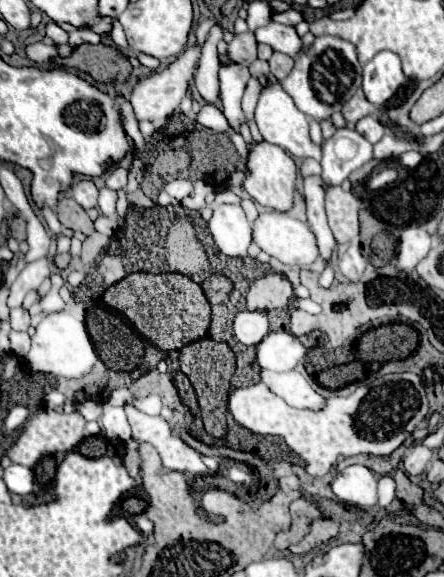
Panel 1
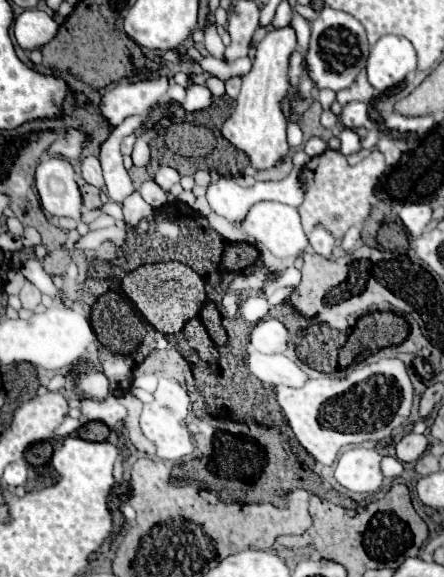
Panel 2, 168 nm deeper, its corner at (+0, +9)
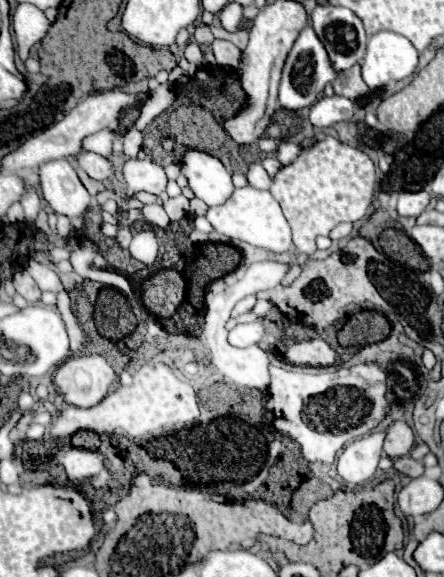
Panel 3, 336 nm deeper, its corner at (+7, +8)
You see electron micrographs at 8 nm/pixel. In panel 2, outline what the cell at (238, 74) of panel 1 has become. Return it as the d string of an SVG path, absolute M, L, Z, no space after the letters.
M209 25L209 27L205 29L205 47L207 47L207 51L209 51L213 57L223 59L225 45L223 45L223 41L221 41L221 37L219 37L219 33L217 33L217 29L215 29L215 25Z

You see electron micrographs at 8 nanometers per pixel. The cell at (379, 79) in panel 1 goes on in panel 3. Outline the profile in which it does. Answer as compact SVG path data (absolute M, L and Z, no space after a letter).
M378 32L368 40L362 60L362 78L370 88L386 86L392 80L408 78L418 66L418 52L396 32Z

